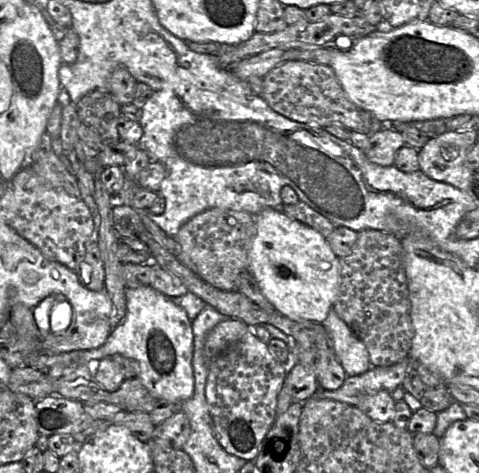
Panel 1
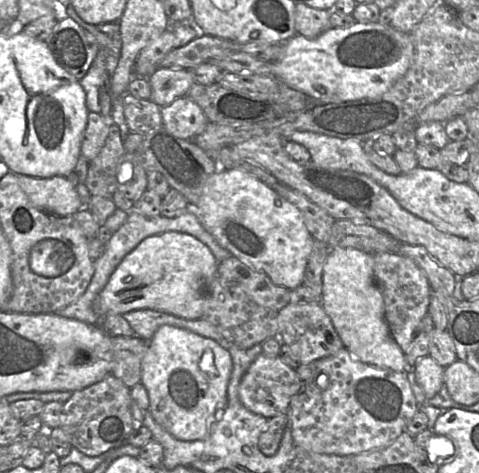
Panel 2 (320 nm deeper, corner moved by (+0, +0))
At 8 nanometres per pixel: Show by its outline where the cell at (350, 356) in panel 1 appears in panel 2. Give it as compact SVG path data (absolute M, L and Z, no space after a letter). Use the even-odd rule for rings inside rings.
M330 248L323 267L323 288L321 305L332 321L332 324L349 353L357 360L381 369L394 372L410 371L405 360L405 353L393 339L385 320L384 301L380 290L374 282L373 254L353 248Z

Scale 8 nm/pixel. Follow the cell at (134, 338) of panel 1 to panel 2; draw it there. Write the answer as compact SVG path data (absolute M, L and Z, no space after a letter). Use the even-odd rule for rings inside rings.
M176 326L159 327L148 340L142 360L141 383L148 392L152 416L177 439L206 438L215 413L227 406L232 369L231 354L215 340Z

